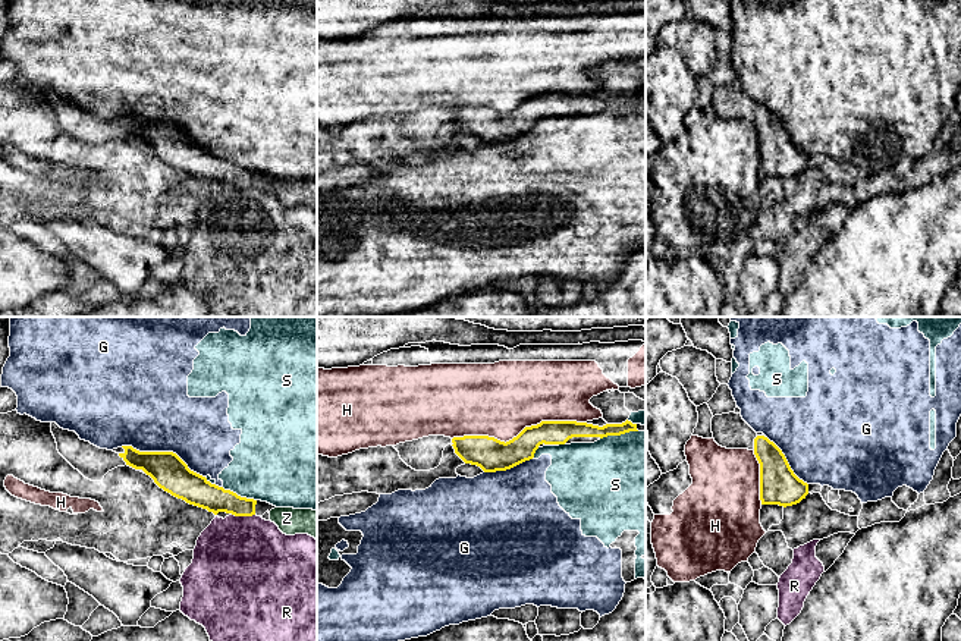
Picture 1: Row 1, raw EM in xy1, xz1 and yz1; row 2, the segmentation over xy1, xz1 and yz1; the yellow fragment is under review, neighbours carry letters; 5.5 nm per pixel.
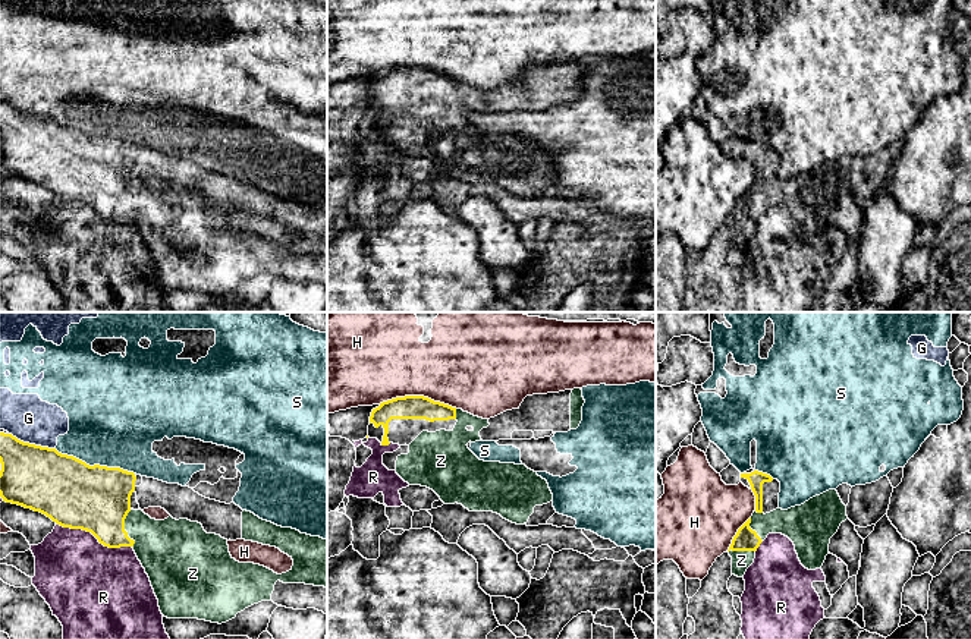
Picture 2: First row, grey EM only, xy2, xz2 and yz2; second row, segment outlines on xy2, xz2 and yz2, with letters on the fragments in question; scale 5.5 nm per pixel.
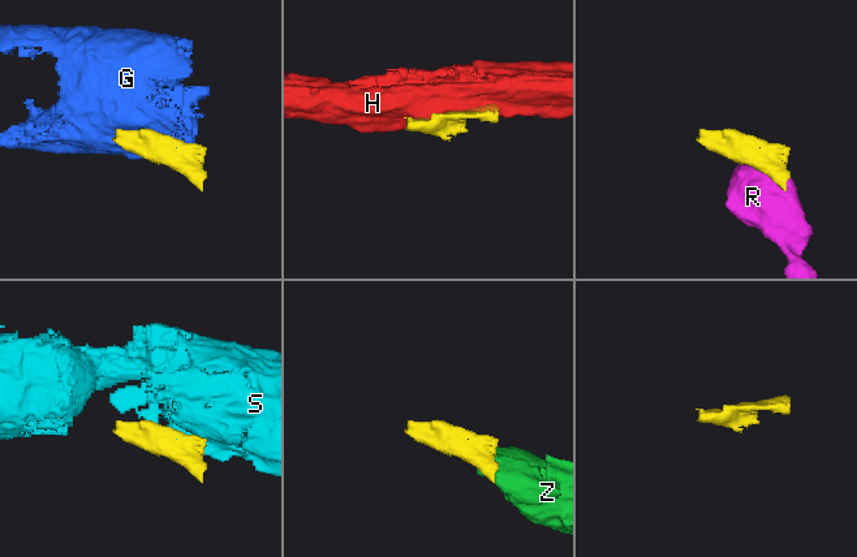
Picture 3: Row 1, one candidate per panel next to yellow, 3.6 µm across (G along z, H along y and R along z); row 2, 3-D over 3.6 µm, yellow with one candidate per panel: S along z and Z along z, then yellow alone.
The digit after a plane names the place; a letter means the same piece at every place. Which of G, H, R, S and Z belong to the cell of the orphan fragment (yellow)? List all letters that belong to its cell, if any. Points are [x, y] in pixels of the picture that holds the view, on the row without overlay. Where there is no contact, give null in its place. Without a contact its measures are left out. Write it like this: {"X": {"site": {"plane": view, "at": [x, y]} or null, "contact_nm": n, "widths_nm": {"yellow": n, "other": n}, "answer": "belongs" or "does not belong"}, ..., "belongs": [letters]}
{"G": {"site": {"plane": "xy1", "at": [163, 123]}, "contact_nm": 500, "widths_nm": {"yellow": 190, "other": 440}, "answer": "does not belong"}, "H": {"site": {"plane": "xz1", "at": [520, 104]}, "contact_nm": 750, "widths_nm": {"yellow": 180, "other": 400}, "answer": "does not belong"}, "R": {"site": {"plane": "xy2", "at": [94, 207]}, "contact_nm": 440, "widths_nm": {"yellow": 360, "other": 440}, "answer": "does not belong"}, "S": {"site": {"plane": "xy2", "at": [94, 137]}, "contact_nm": 460, "widths_nm": {"yellow": 360, "other": 480}, "answer": "does not belong"}, "Z": {"site": {"plane": "xy2", "at": [123, 201]}, "contact_nm": 200, "widths_nm": {"yellow": 360, "other": 300}, "answer": "belongs"}, "belongs": ["Z"]}

